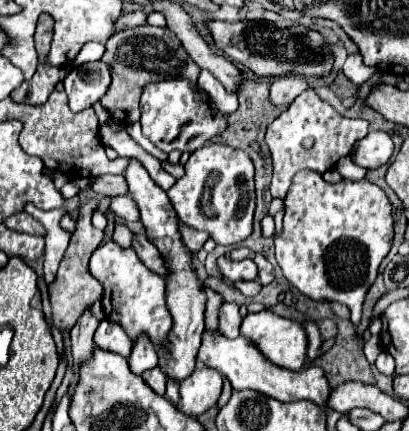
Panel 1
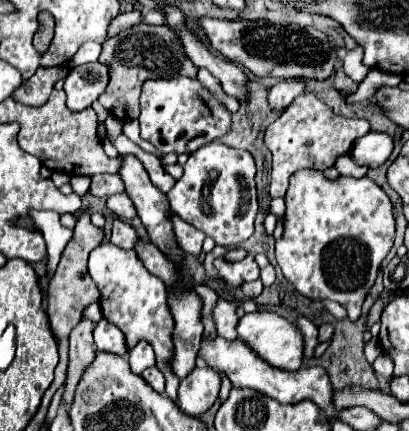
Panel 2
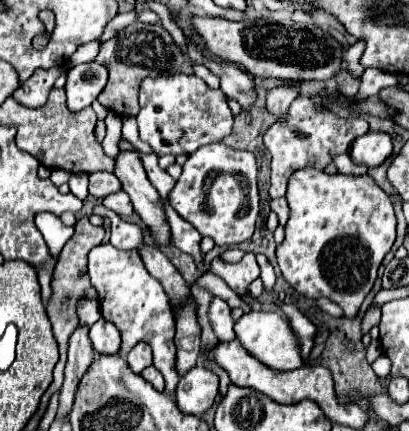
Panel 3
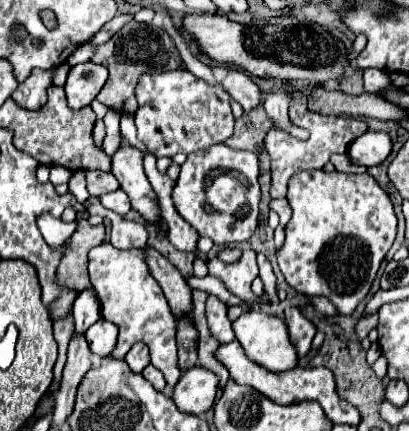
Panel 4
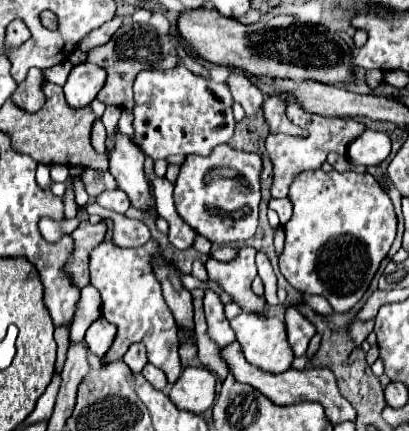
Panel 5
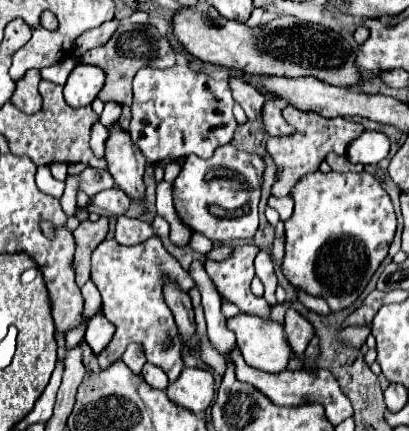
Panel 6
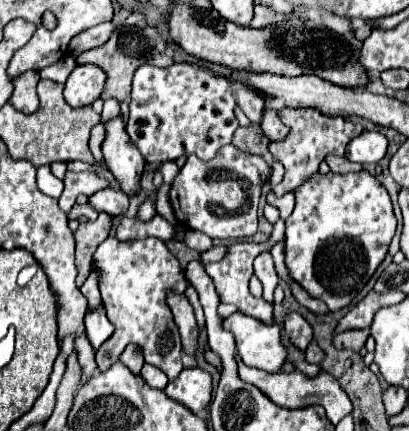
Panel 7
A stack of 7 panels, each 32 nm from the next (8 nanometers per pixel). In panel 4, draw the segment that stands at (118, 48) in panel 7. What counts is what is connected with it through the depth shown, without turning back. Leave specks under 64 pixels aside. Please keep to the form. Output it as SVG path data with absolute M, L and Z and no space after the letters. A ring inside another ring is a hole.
M130 22L126 24L116 36L112 36L106 44L98 46L92 62L102 64L110 70L110 78L104 86L104 96L98 96L96 100L102 102L104 106L124 112L124 114L136 114L136 80L144 72L170 72L176 68L186 68L180 52L176 50L172 38L150 24L140 24L140 22Z

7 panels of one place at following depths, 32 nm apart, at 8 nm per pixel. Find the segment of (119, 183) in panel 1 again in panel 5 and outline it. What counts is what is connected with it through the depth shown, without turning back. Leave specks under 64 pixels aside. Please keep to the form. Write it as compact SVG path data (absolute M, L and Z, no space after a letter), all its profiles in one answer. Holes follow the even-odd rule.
M84 170L82 174L82 180L84 180L84 186L86 186L86 192L90 196L98 196L100 192L106 192L106 190L114 190L118 188L116 180L112 178L110 172L102 172L102 170Z

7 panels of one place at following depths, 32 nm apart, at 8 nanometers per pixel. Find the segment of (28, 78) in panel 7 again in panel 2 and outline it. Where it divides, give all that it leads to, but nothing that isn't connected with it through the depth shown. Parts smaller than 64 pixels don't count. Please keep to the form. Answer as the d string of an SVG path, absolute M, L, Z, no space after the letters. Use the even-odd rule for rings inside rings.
M38 68L30 80L12 92L12 98L26 106L42 106L54 90L54 84L64 78L64 74L64 68Z

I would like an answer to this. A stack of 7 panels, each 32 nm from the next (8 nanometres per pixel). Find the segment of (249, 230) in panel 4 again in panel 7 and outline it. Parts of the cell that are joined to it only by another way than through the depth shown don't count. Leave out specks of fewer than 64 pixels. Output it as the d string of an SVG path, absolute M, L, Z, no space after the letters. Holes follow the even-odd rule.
M232 144L220 148L220 154L216 154L208 162L196 160L196 156L188 156L184 168L172 182L172 206L176 212L176 218L180 224L200 230L212 240L230 240L230 238L250 238L256 234L258 228L258 200L260 200L260 188L264 184L264 178L268 174L268 164L254 154L242 152L234 148Z

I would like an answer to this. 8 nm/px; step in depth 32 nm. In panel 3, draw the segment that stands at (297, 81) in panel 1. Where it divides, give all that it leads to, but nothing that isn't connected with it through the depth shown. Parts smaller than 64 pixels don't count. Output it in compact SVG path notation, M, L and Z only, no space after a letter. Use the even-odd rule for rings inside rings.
M282 82L280 86L272 88L268 92L268 98L266 98L266 104L268 104L268 112L276 114L278 118L282 118L286 114L286 110L290 108L292 100L300 94L300 86L298 84L292 84L292 82Z

